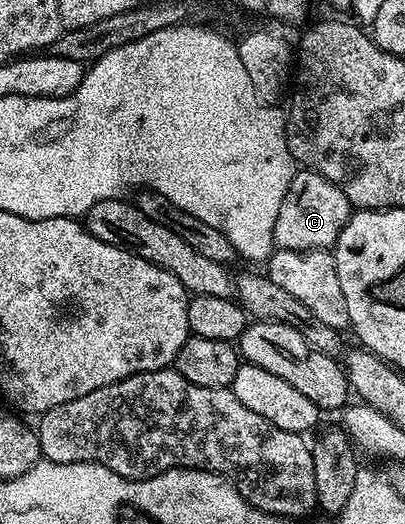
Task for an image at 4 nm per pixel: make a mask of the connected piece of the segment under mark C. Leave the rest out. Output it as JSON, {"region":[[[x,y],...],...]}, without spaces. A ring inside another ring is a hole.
{"region":[[[300,168],[289,183],[289,191],[281,203],[281,211],[277,211],[273,239],[281,249],[330,250],[341,235],[345,223],[351,218],[352,212],[353,206],[341,191],[341,187],[325,179],[325,175],[314,173],[312,169]]]}

